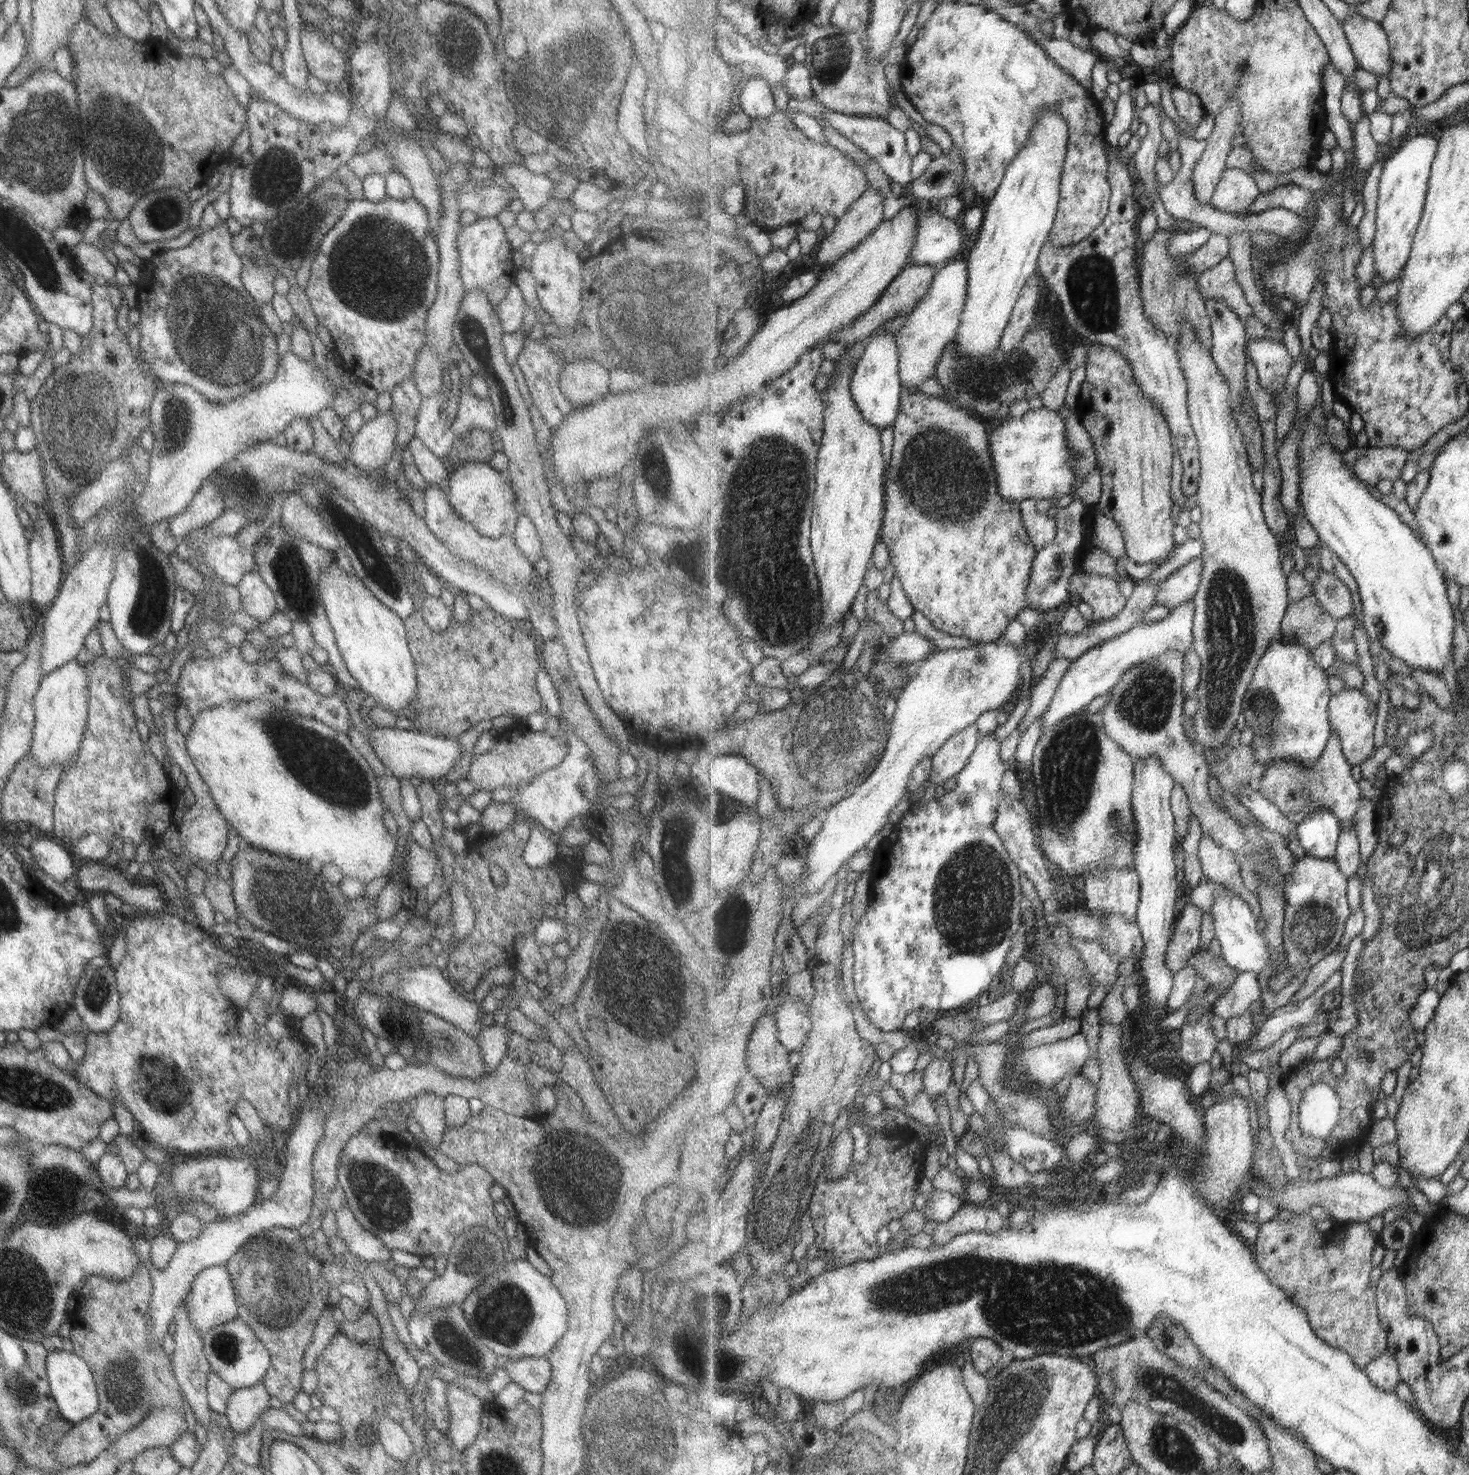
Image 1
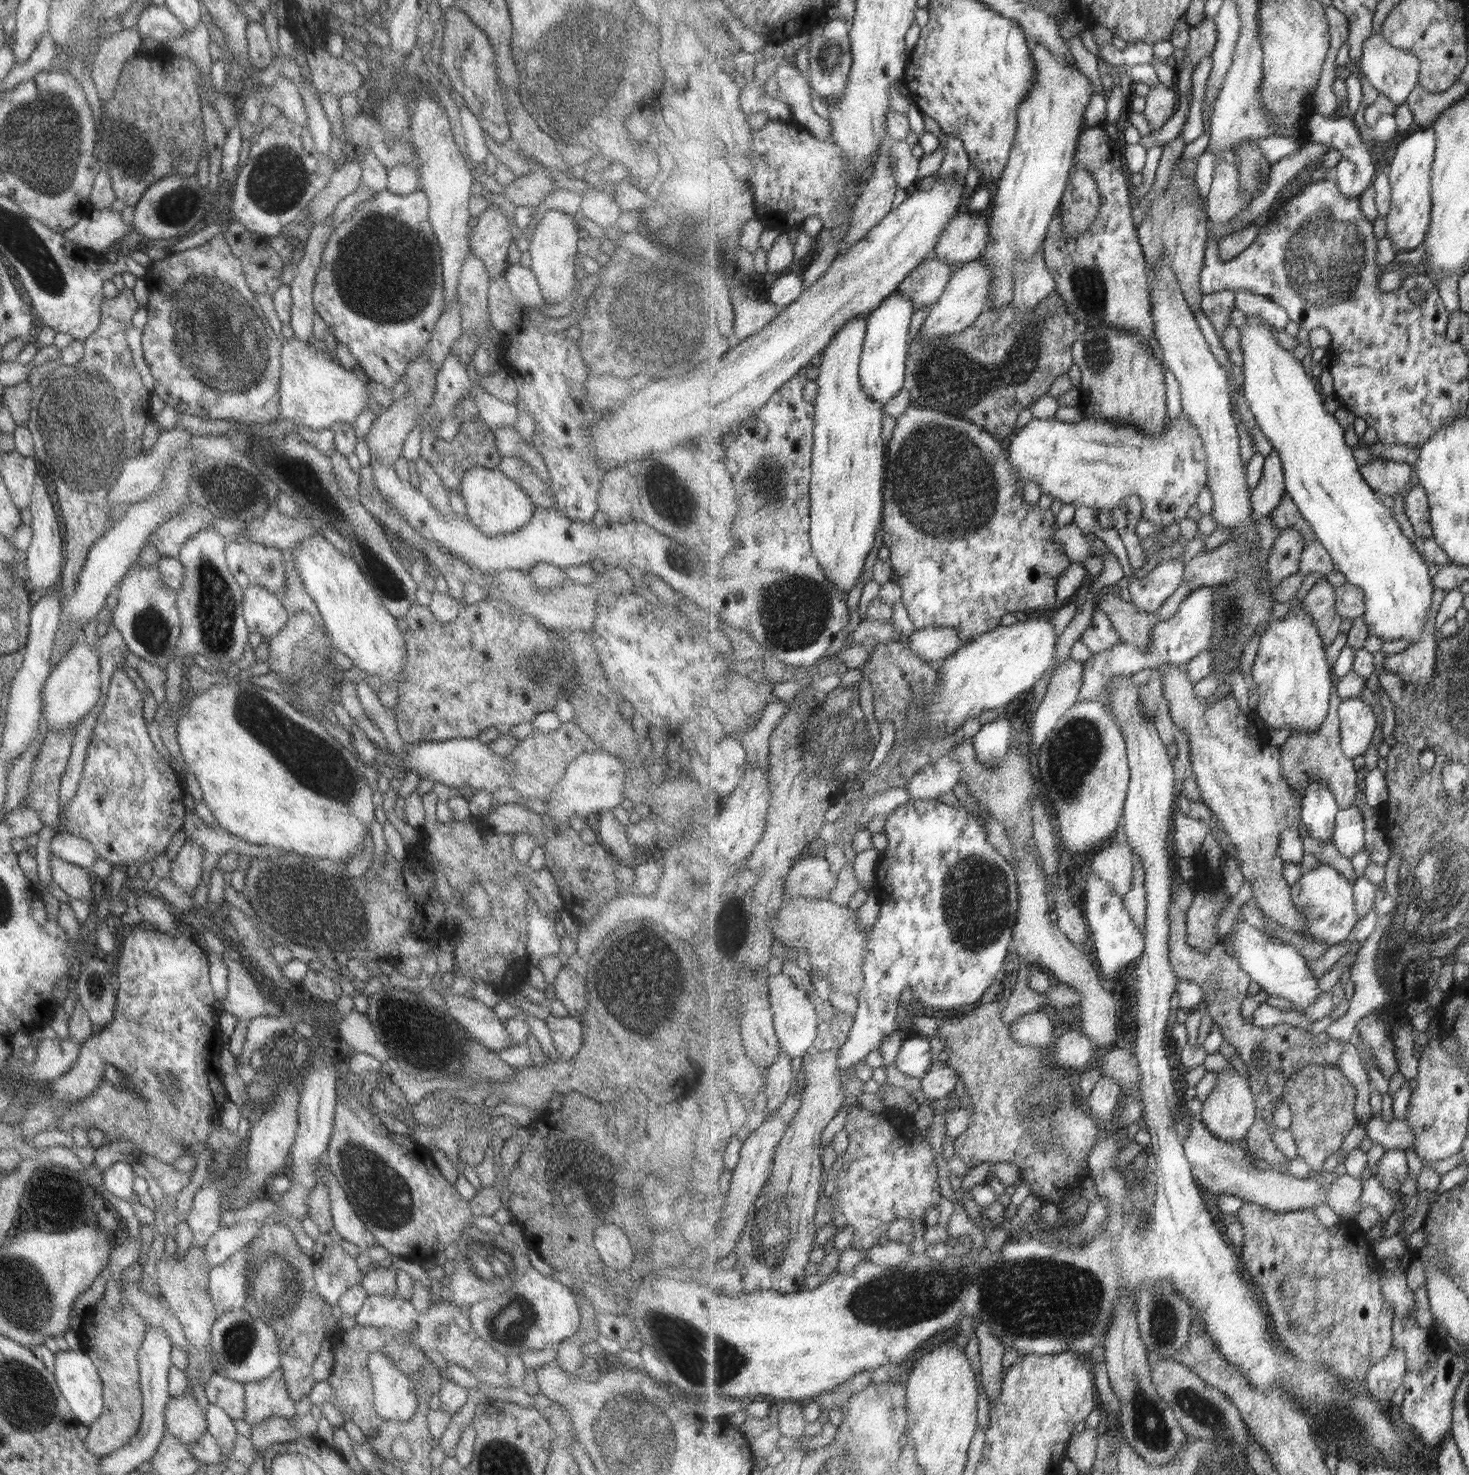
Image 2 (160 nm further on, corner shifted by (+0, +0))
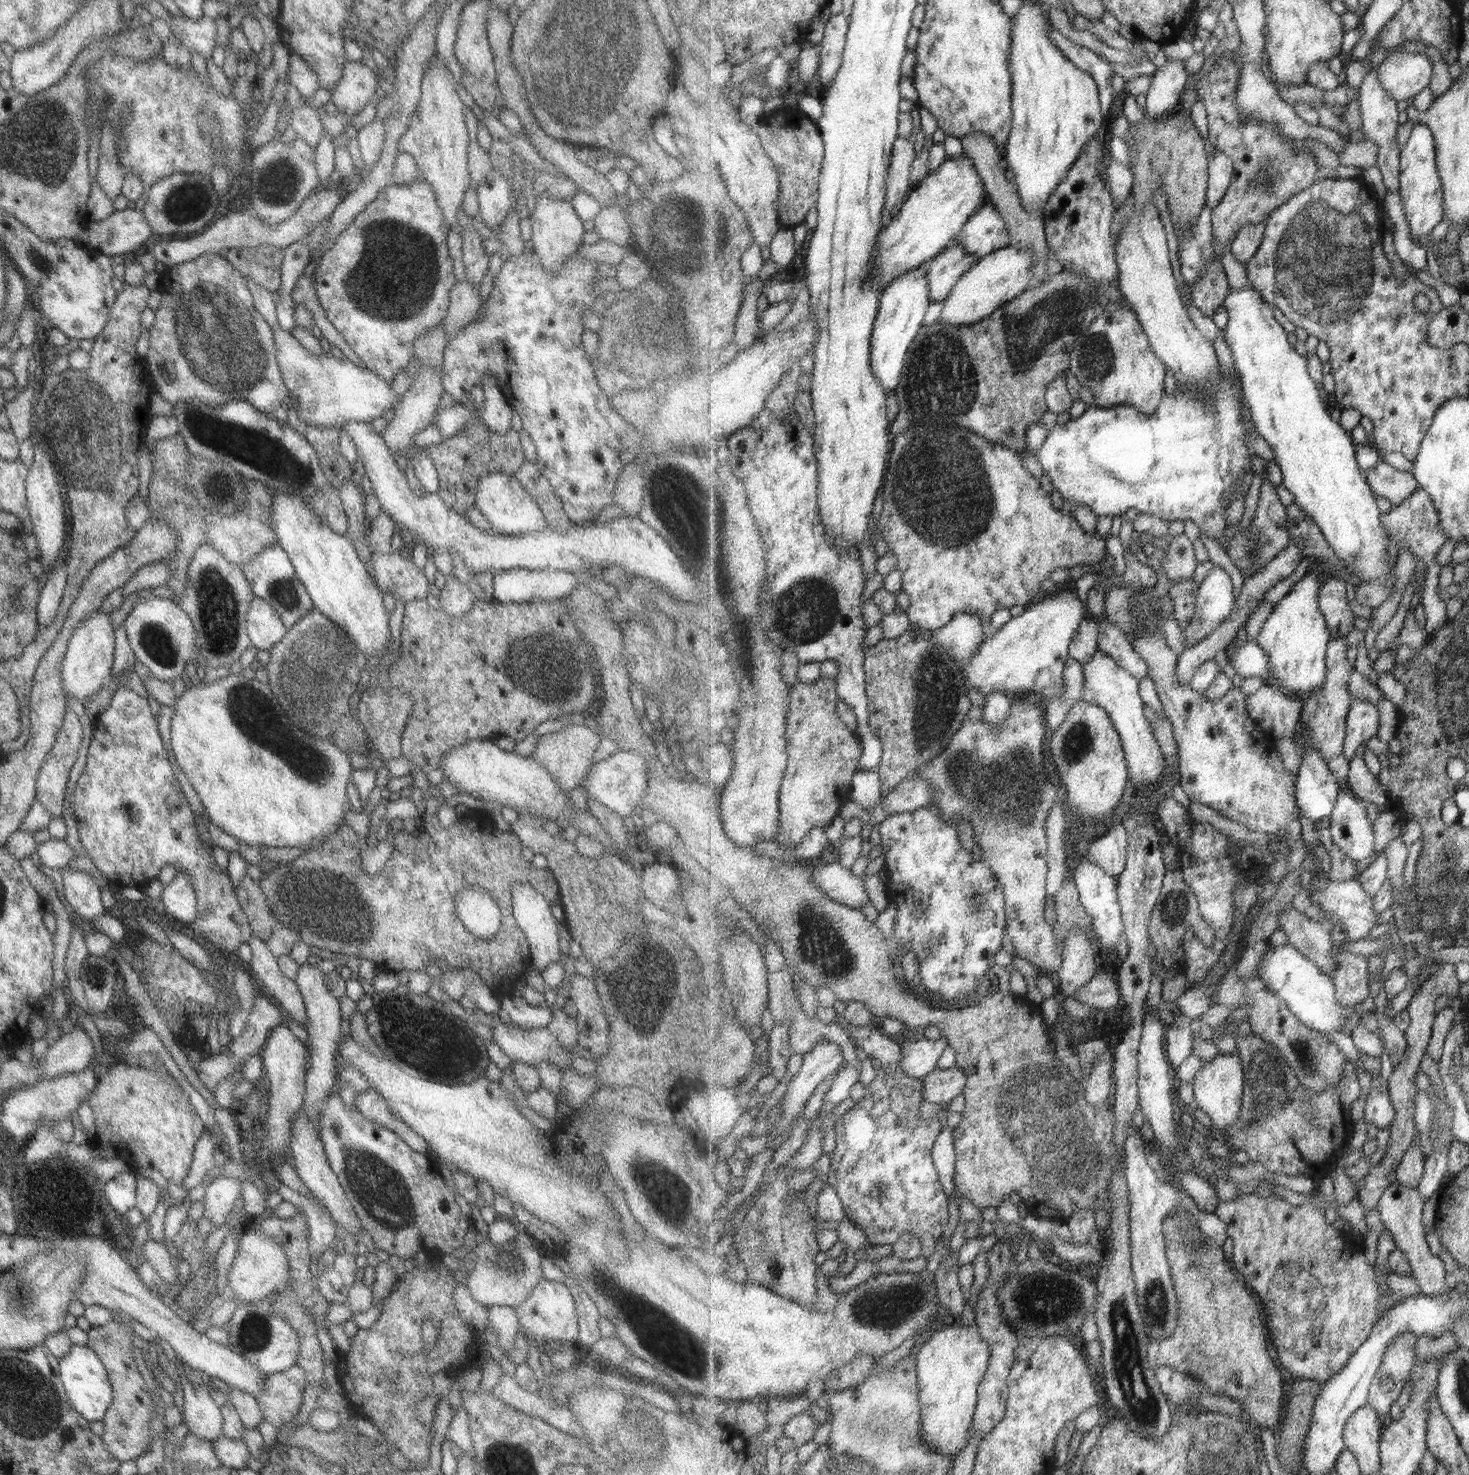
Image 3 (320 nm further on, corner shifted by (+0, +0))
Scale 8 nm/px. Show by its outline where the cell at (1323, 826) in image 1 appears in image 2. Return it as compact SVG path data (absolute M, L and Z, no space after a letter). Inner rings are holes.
M1311 781L1307 785L1307 794L1303 798L1302 804L1302 823L1309 828L1311 836L1323 840L1323 842L1331 843L1337 828L1337 814L1341 811L1339 804L1335 798L1335 794L1327 786L1327 783L1321 781Z

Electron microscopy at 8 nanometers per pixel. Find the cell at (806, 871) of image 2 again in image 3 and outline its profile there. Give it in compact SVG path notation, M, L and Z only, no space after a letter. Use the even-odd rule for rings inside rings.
M837 860L832 864L811 869L811 880L815 880L819 888L839 904L861 910L865 902L871 902L865 888L867 880L864 876L853 876Z

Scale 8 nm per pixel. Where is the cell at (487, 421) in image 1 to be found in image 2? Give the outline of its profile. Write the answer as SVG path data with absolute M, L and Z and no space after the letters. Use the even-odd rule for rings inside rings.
M474 389L473 404L478 410L478 418L491 431L496 428L513 427L516 423L518 410L513 401L508 403L497 401L483 390Z

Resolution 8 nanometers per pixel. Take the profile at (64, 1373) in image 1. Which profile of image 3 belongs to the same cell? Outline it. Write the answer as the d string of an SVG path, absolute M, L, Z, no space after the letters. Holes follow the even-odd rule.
M72 1345L67 1355L57 1360L59 1375L69 1406L87 1422L100 1422L112 1399L112 1388L98 1358L86 1347Z

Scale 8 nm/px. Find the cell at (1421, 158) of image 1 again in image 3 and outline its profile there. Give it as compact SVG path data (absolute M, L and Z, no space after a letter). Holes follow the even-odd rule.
M1420 123L1415 125L1409 142L1400 152L1400 193L1413 238L1430 235L1433 228L1445 218L1444 184L1438 169L1437 155L1438 150L1431 127Z

